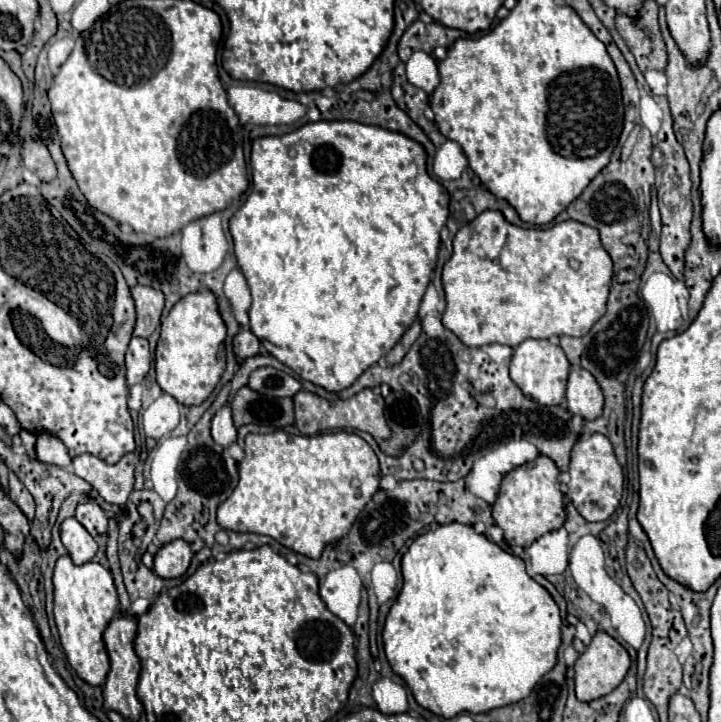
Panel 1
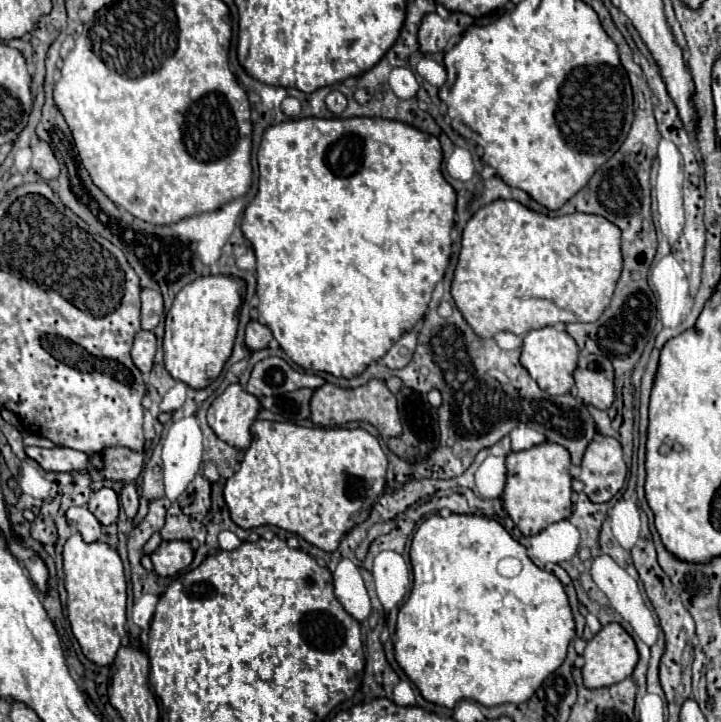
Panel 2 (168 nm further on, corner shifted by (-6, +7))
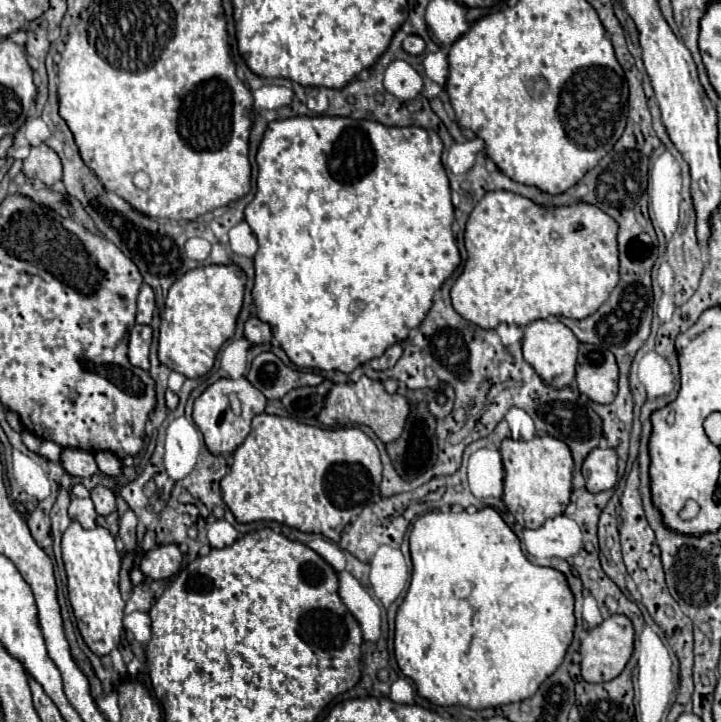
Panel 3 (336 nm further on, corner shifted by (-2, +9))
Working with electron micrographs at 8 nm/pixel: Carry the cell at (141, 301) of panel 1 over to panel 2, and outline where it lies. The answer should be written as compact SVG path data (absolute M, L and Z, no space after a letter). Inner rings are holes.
M143 289L141 297L141 327L153 331L163 315L163 297L155 289Z

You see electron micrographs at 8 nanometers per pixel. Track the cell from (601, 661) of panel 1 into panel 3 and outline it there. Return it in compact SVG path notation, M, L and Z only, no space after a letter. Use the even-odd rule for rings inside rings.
M611 615L609 619L605 619L601 625L597 625L595 629L589 631L589 635L581 641L581 675L585 681L589 683L603 683L609 679L615 679L623 667L627 665L631 653L633 653L633 623L629 617L625 615Z

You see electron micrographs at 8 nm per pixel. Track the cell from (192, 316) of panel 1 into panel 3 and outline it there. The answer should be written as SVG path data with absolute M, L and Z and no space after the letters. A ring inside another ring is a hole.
M207 265L181 275L167 293L159 327L159 361L185 377L205 375L221 345L233 337L247 275L237 265Z

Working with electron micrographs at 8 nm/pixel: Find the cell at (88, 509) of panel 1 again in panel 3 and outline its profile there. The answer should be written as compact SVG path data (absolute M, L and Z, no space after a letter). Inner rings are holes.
M99 485L99 487L91 489L91 499L93 499L95 511L97 511L99 515L109 515L109 513L113 513L113 511L117 509L117 505L115 505L115 495L113 495L113 491L111 491L109 487Z

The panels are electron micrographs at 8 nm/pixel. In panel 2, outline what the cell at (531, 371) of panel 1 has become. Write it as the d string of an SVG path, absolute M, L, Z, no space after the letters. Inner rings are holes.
M543 327L529 331L523 337L521 365L537 381L537 385L549 395L565 395L573 389L573 371L577 367L577 357L579 357L577 343L567 331L557 331L555 327Z

